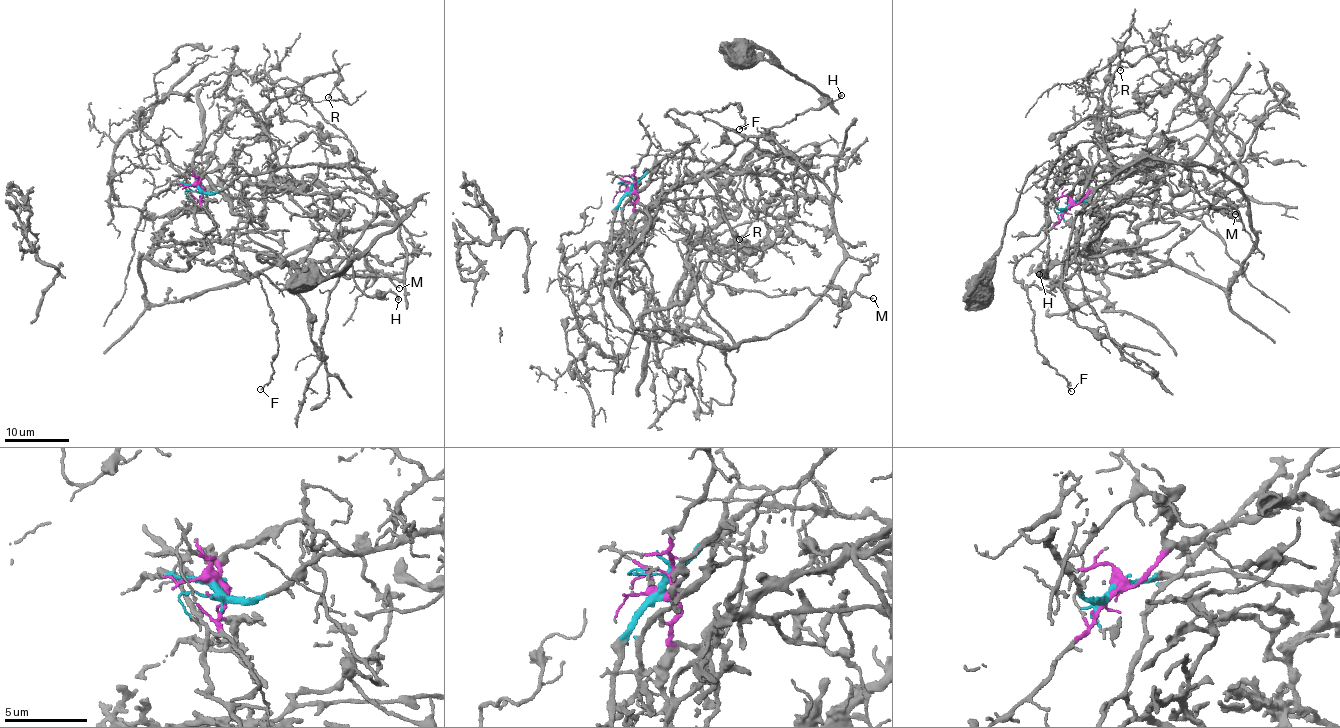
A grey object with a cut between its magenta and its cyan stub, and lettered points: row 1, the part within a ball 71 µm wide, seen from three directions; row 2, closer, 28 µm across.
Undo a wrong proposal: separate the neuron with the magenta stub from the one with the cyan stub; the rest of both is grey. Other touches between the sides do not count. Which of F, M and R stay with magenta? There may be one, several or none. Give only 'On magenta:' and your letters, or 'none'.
On magenta: R

